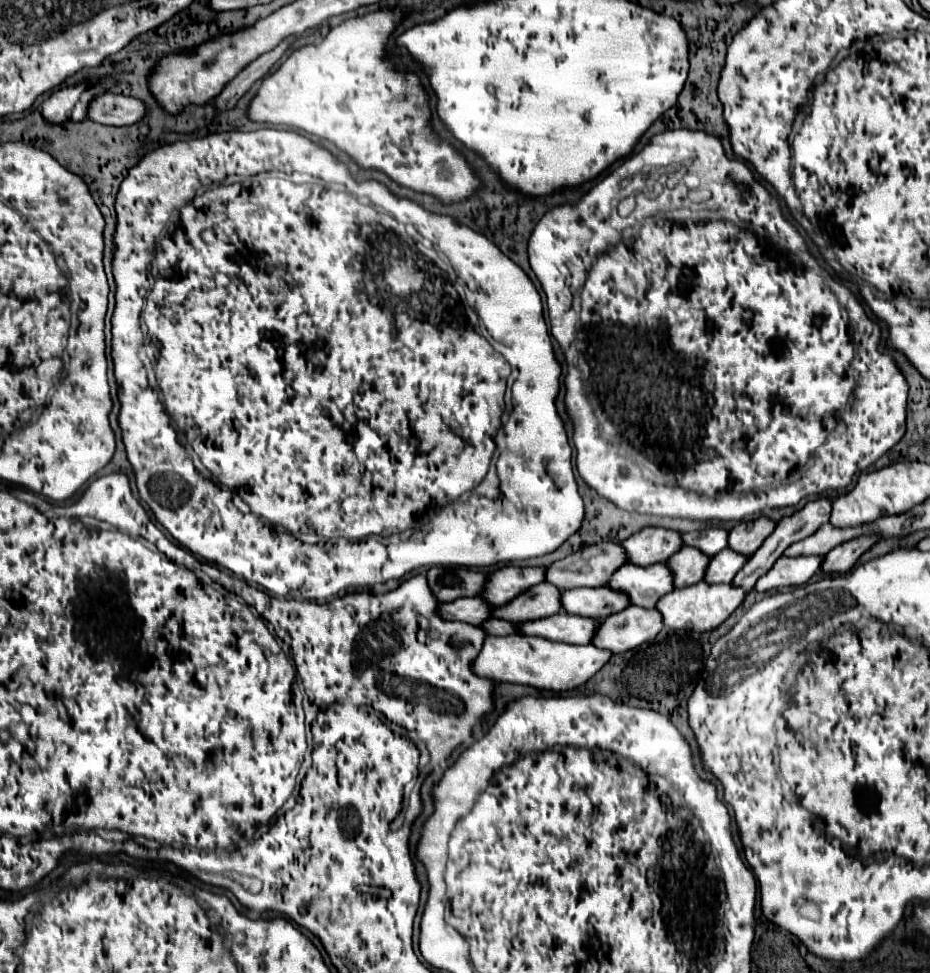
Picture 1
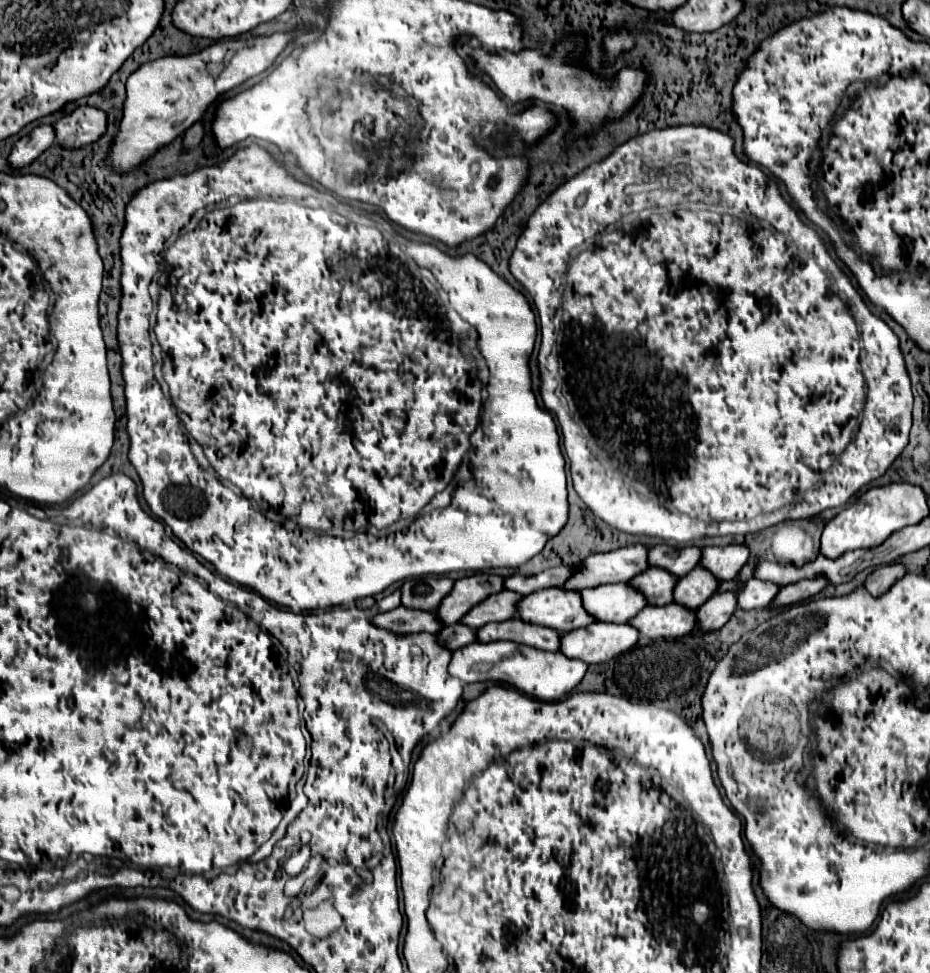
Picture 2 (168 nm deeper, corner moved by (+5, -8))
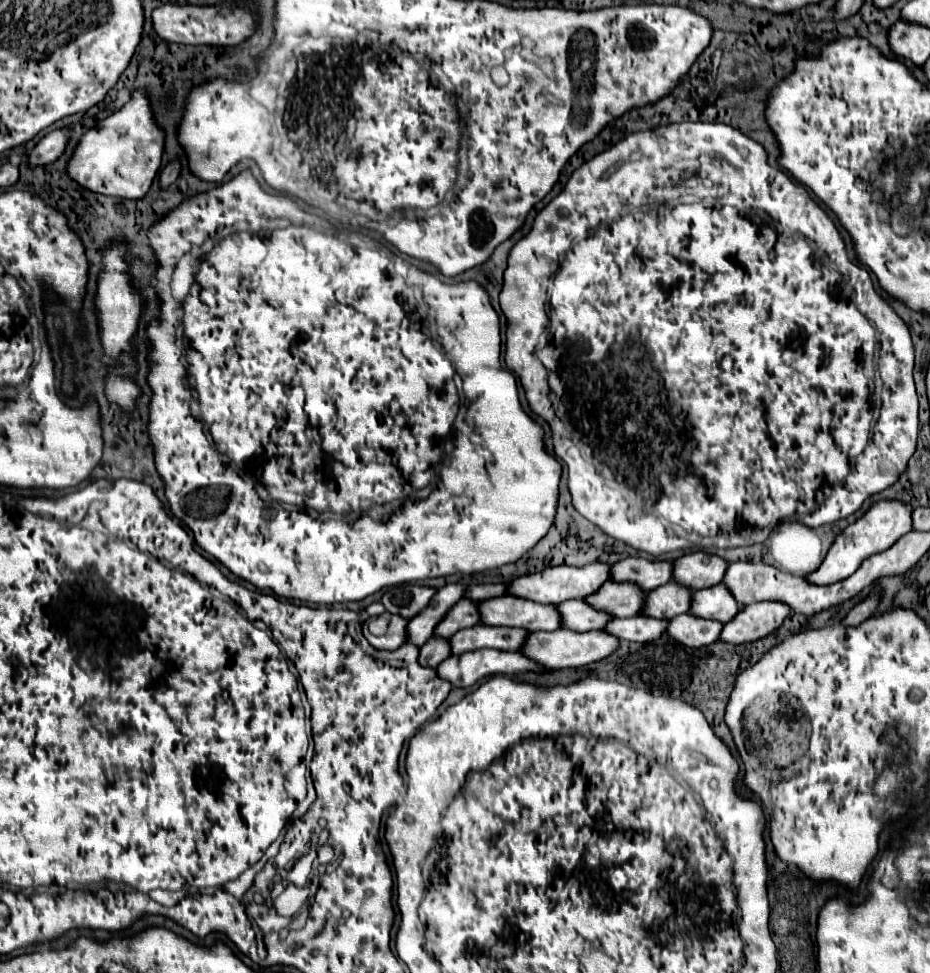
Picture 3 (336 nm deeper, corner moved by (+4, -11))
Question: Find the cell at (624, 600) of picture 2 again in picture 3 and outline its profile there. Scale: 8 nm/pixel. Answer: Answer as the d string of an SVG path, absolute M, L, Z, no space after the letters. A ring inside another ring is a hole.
M565 600L555 606L555 610L561 616L561 626L573 632L589 632L589 630L601 630L611 616L605 616L605 612L597 612L585 604L585 600Z

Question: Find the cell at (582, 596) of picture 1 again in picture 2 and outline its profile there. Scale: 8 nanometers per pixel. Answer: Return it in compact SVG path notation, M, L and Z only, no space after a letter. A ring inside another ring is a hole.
M546 589L524 597L520 601L520 619L558 629L560 633L568 633L596 621L596 617L584 609L580 593L568 589Z

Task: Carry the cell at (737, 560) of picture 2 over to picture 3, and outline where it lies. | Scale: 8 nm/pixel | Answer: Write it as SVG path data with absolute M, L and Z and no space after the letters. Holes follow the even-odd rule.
M691 552L673 560L673 582L689 590L711 588L721 582L725 568L727 562L719 556L705 552Z

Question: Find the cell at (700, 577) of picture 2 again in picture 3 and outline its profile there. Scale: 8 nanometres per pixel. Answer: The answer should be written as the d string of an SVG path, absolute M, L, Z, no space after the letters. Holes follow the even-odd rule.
M667 582L661 588L645 594L639 614L659 620L671 620L673 616L689 612L689 596L691 592L687 588L679 588L679 584Z

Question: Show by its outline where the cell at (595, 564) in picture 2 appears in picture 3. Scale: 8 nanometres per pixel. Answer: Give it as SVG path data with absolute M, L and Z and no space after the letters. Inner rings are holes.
M593 562L593 564L587 564L585 568L553 566L553 568L545 568L541 572L535 572L535 574L525 574L525 576L513 578L507 584L507 594L517 596L517 598L525 598L525 600L533 600L539 604L559 604L559 602L571 600L571 598L583 600L585 596L593 594L607 580L609 580L609 564Z

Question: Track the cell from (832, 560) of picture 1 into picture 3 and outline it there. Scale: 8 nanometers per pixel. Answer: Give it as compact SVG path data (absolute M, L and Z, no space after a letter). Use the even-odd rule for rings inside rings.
M777 602L751 604L749 608L739 610L735 618L723 626L719 634L719 642L735 644L735 646L755 642L767 636L769 632L775 632L783 624L787 614L789 610Z

